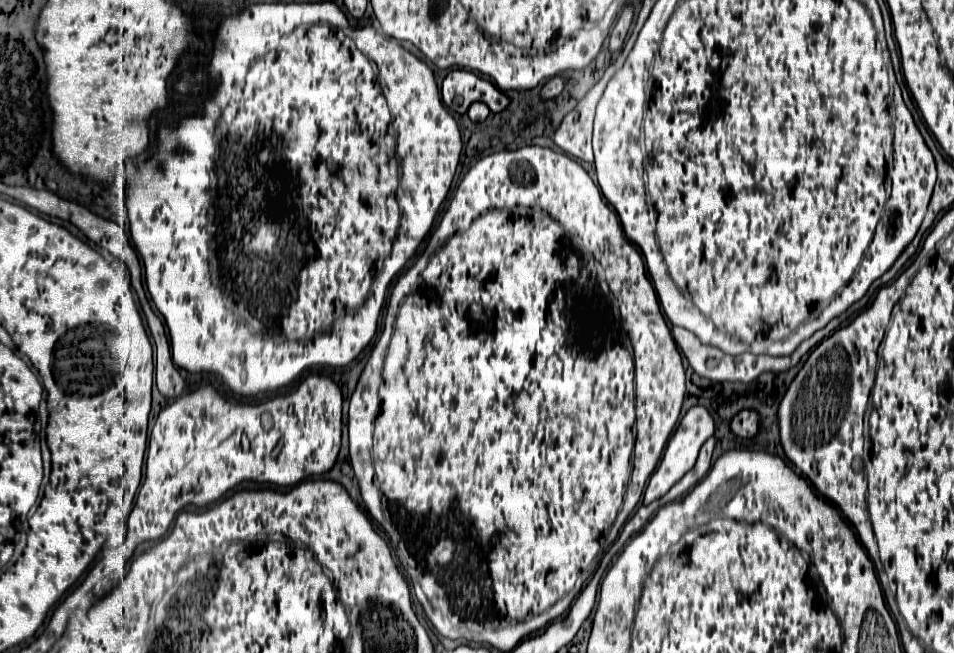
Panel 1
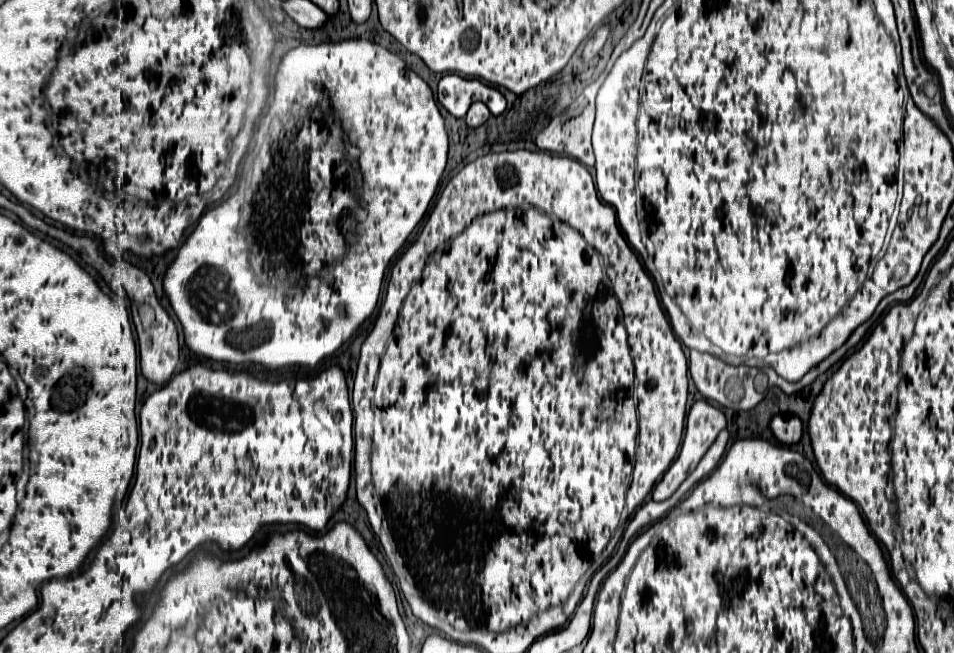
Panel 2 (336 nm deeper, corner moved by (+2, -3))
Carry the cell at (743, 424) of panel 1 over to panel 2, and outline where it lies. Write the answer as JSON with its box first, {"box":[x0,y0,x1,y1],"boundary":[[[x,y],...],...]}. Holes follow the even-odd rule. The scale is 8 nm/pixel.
{"box":[770,413,804,445],"boundary":[[[790,413],[776,415],[776,417],[770,421],[770,427],[772,427],[774,437],[776,437],[780,443],[786,443],[786,445],[798,443],[798,441],[802,439],[802,431],[804,431],[800,417],[790,415]]]}

